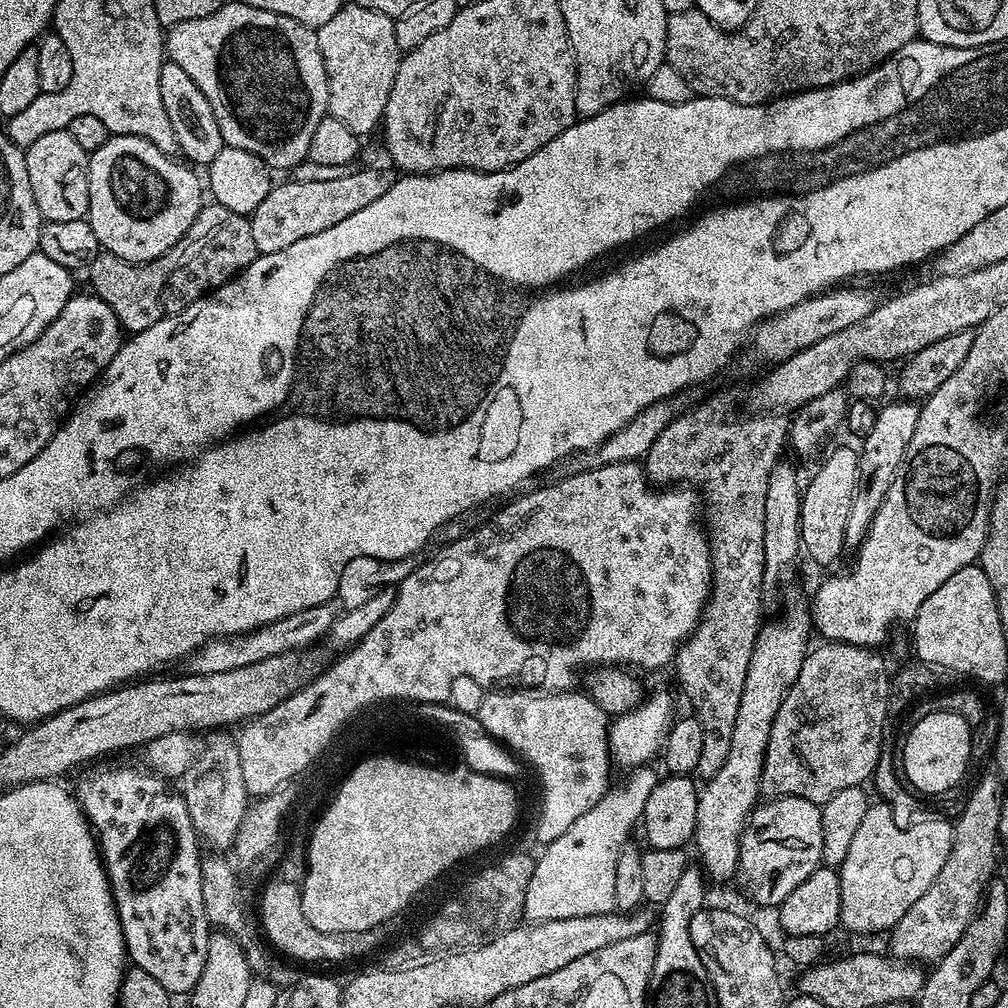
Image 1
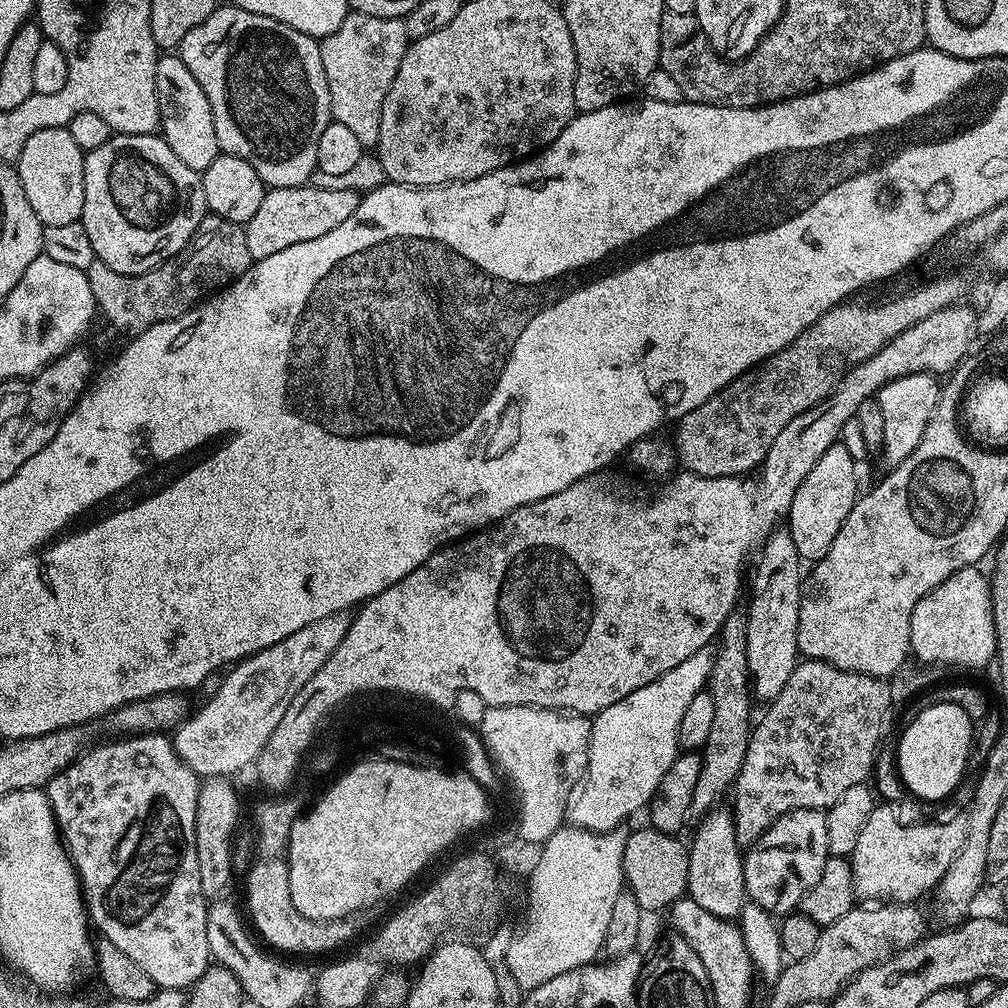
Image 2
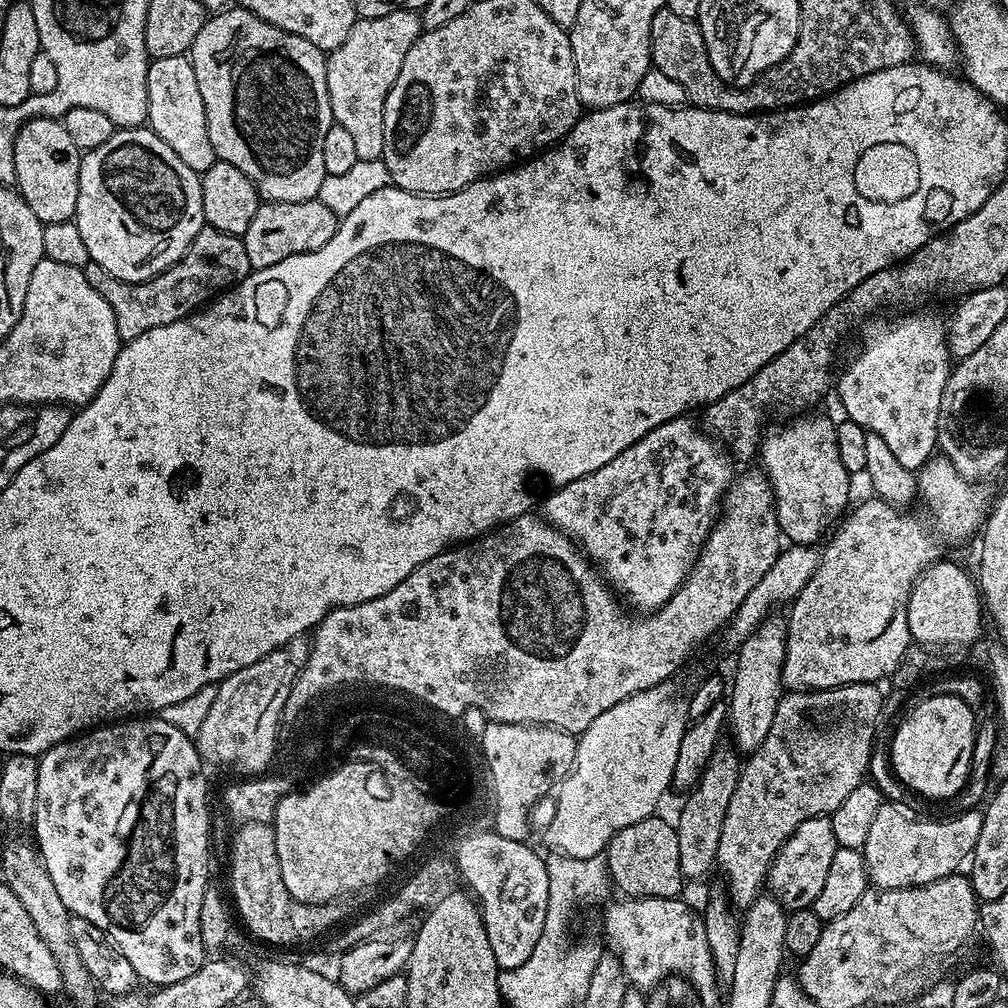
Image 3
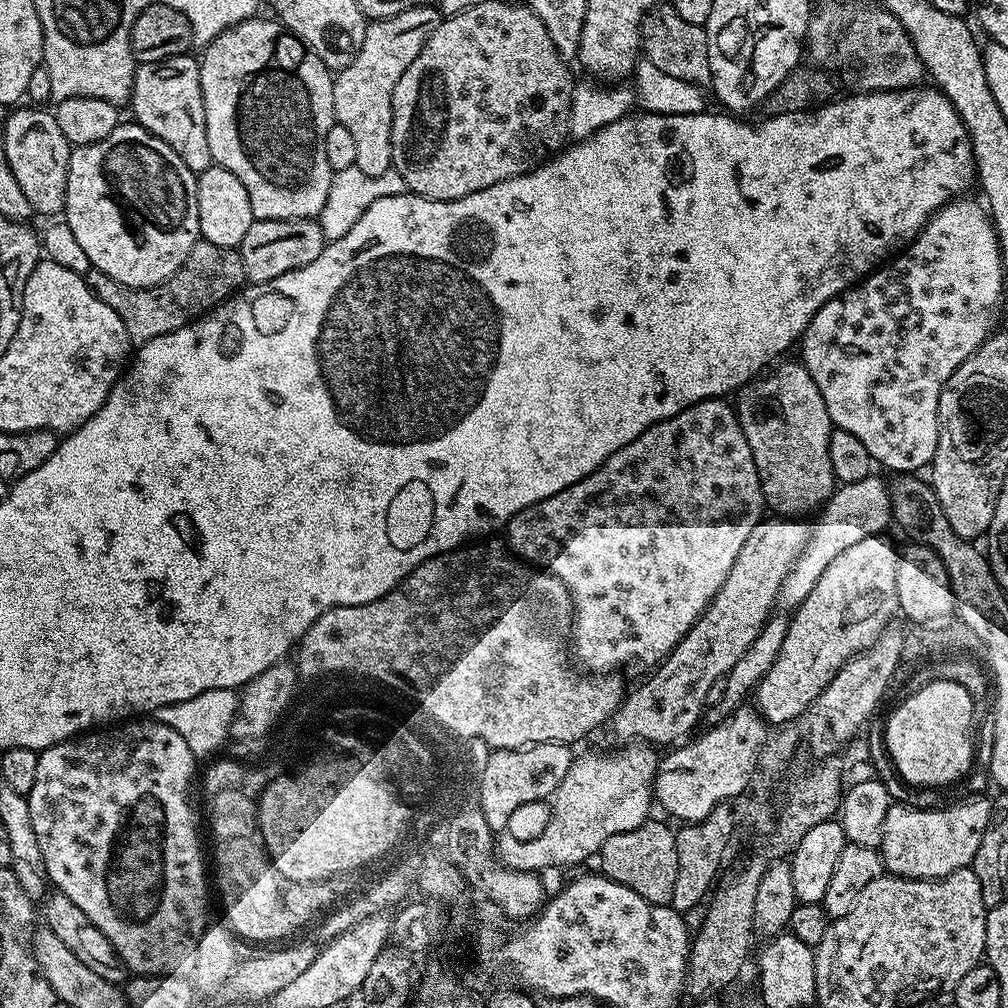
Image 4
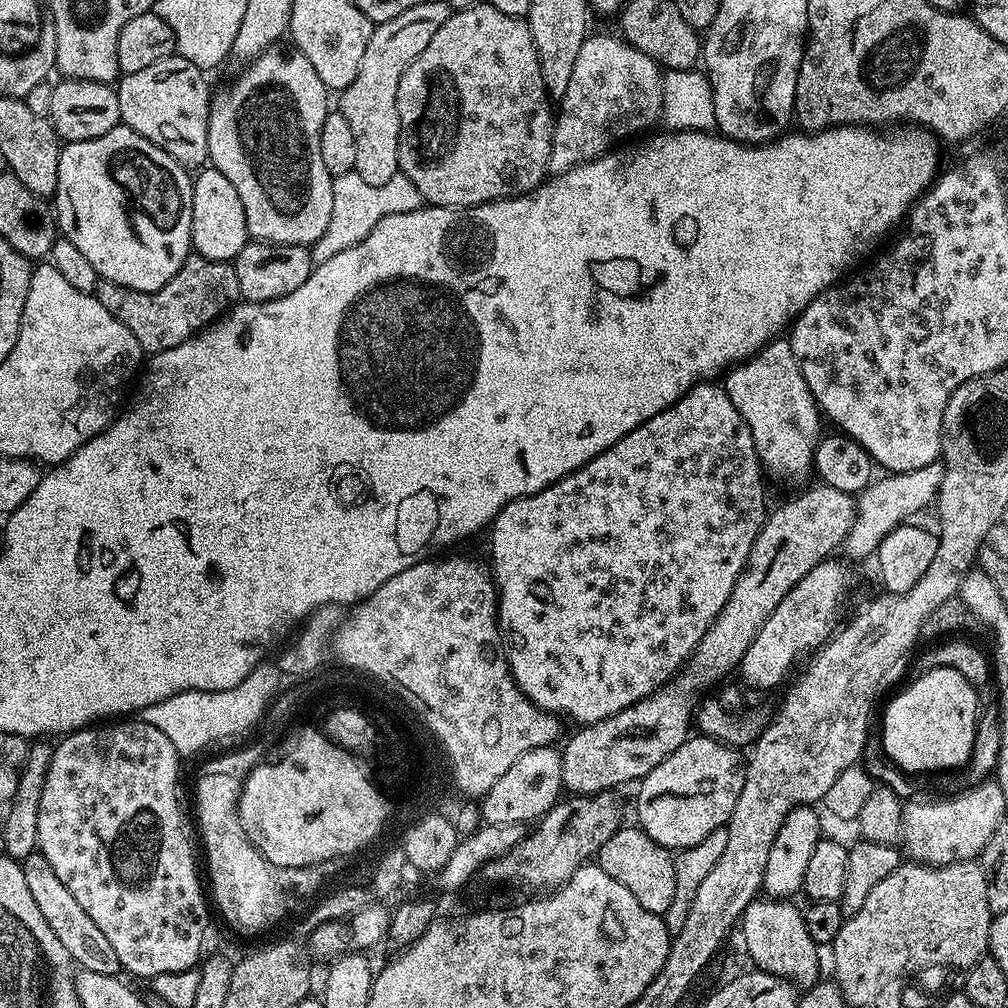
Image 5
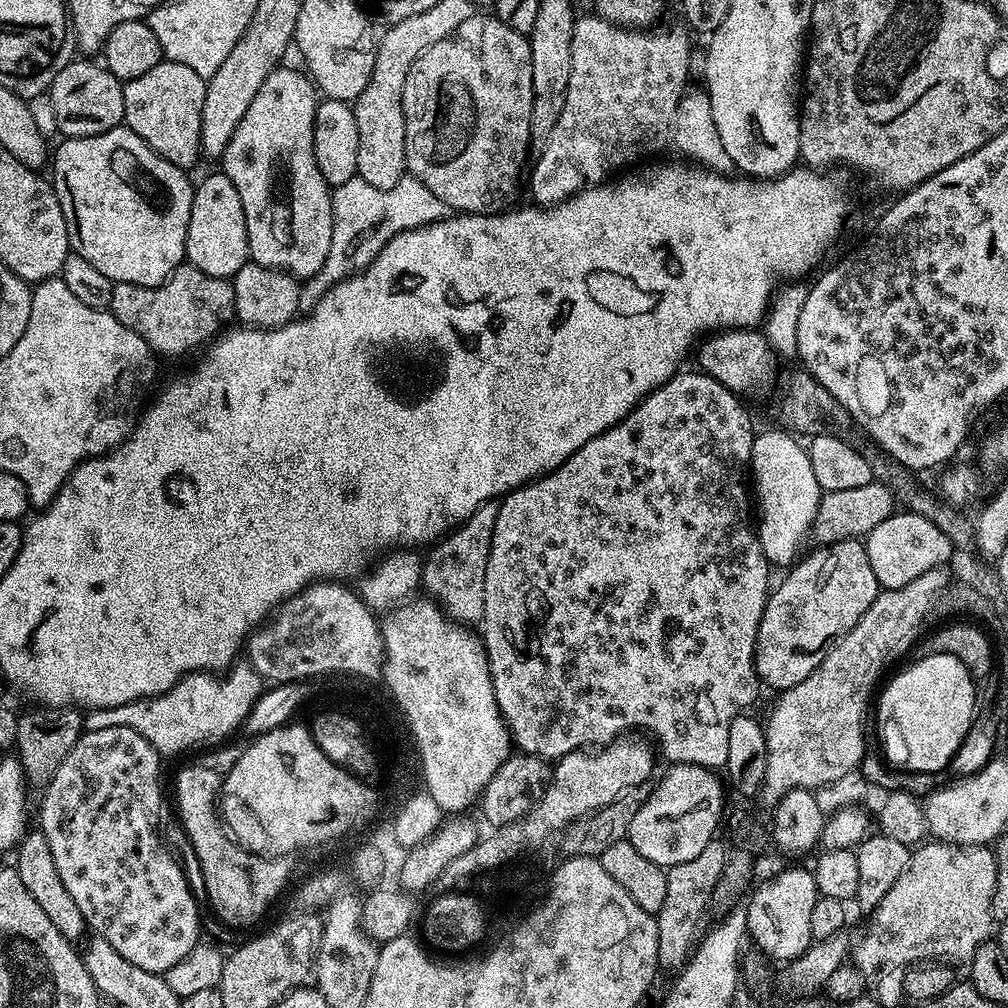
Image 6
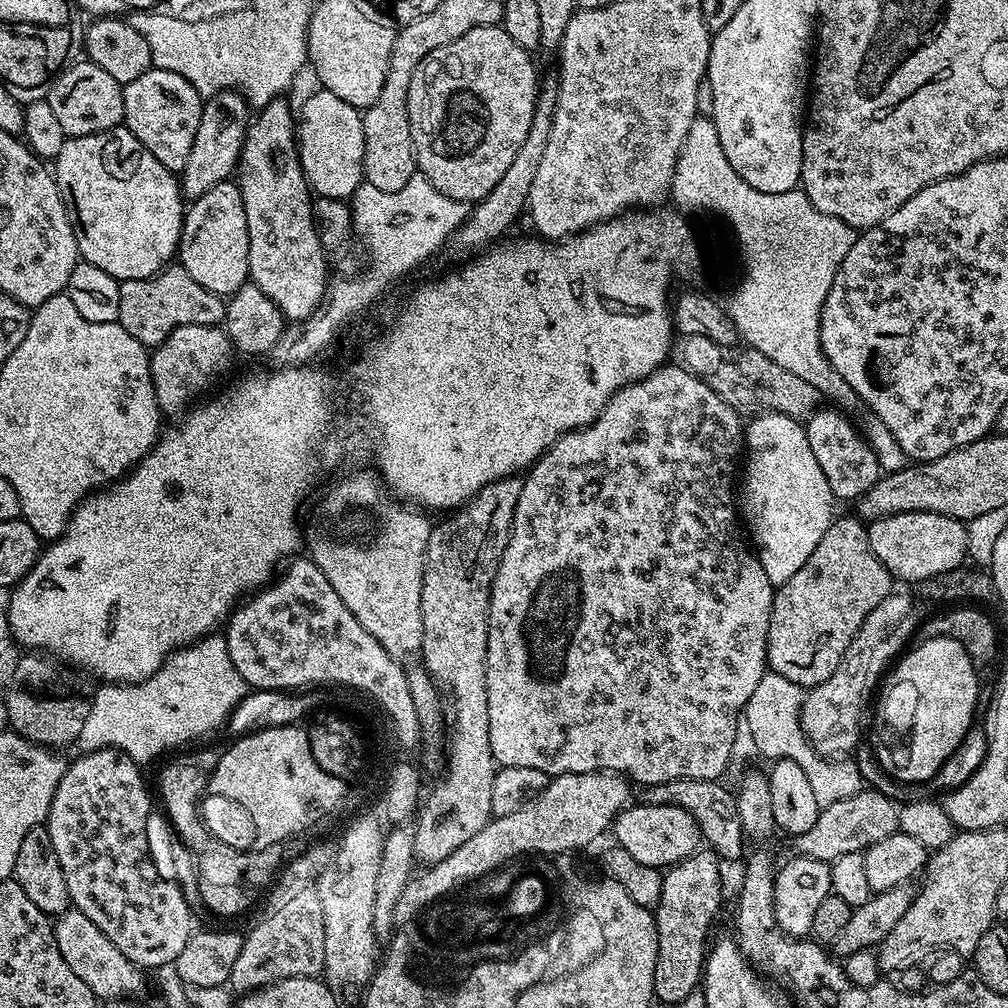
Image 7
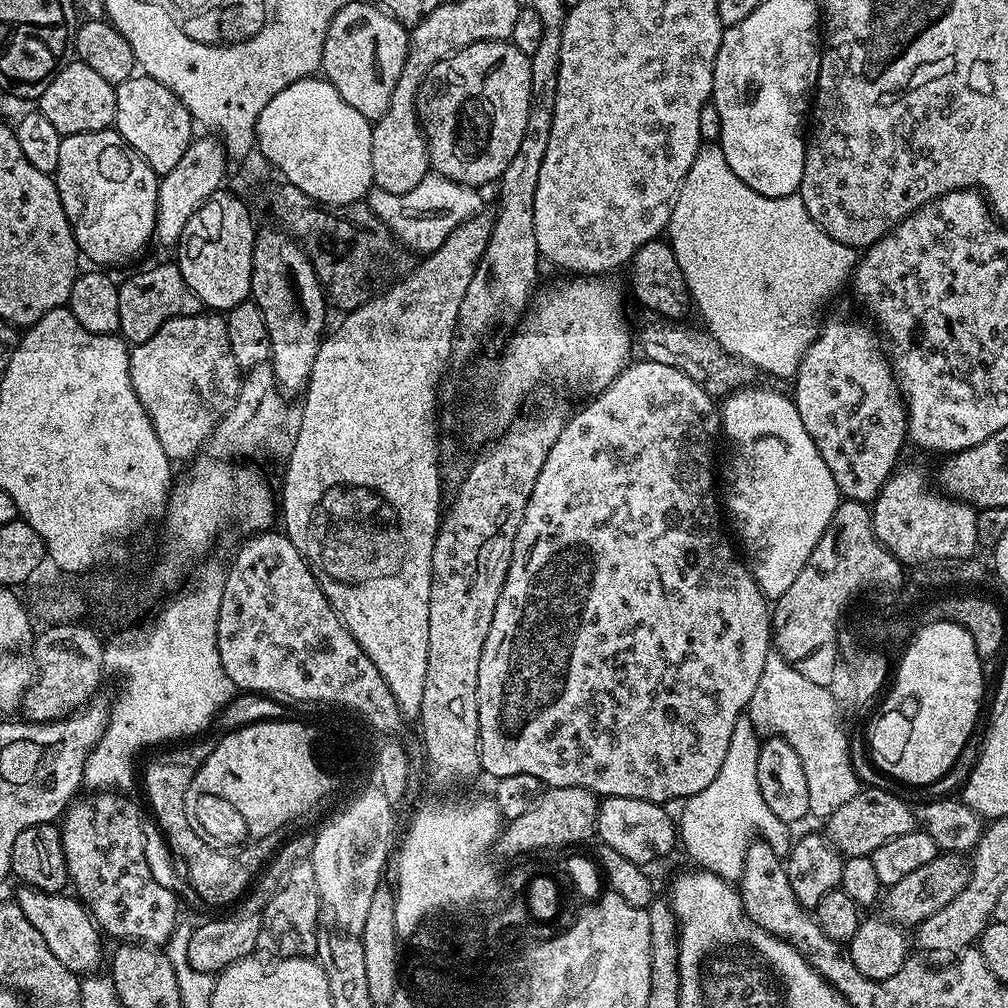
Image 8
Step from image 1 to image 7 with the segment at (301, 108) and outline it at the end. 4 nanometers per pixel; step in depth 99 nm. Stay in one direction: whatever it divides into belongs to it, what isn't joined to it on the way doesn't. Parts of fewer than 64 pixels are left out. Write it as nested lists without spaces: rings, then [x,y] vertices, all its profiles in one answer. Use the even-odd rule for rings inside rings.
[[[284,98],[271,100],[259,109],[257,116],[260,117],[257,120],[255,117],[249,123],[248,133],[244,135],[238,165],[238,183],[242,206],[246,206],[246,226],[250,238],[248,275],[251,283],[257,284],[262,294],[266,294],[266,298],[276,303],[285,321],[303,322],[324,299],[324,290],[330,283],[330,275],[328,276],[328,264],[324,261],[326,251],[313,213],[314,196],[300,165],[298,120],[294,115],[294,108]]]

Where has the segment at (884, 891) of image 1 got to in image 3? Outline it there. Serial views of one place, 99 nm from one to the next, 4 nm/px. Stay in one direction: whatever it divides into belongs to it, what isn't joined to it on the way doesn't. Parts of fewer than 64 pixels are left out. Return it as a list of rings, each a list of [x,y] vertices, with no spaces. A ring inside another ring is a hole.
[[[896,802],[881,803],[878,815],[870,826],[870,834],[866,834],[862,851],[868,879],[876,888],[917,888],[953,875],[959,869],[956,867],[971,857],[978,842],[978,834],[982,834],[983,811],[963,812],[947,818],[948,820],[911,820],[899,807],[901,805]]]

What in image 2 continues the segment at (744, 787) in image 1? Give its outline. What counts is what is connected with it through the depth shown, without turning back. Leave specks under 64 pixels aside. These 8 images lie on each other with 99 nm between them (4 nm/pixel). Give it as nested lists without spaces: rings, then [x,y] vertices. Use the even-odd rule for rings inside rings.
[[[713,810],[703,817],[699,821],[700,829],[690,839],[687,895],[719,920],[735,921],[746,903],[744,852],[736,841],[731,811],[720,811]]]

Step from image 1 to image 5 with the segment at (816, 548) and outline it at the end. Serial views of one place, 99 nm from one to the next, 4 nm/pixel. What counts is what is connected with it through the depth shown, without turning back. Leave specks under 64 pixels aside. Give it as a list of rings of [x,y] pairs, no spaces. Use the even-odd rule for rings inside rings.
[[[777,338],[763,344],[748,360],[733,364],[722,376],[724,392],[734,402],[734,410],[742,414],[746,426],[750,426],[750,434],[754,438],[754,450],[760,459],[760,467],[765,473],[785,472],[792,480],[804,480],[813,471],[812,459],[816,453],[816,445],[822,439],[820,420],[822,413],[816,404],[810,386],[806,386],[806,378],[802,378],[802,370],[798,366],[798,358],[794,358],[791,339]]]

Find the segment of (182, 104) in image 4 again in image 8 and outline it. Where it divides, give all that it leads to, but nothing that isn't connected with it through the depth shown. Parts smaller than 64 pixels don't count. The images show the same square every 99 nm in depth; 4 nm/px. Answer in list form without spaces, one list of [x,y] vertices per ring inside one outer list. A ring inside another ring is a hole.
[[[133,74],[126,82],[115,85],[116,89],[116,123],[115,131],[120,133],[122,139],[139,154],[156,171],[157,176],[165,176],[170,170],[174,170],[174,165],[182,159],[182,154],[194,139],[194,121],[190,110],[182,106],[182,102],[162,82],[154,82],[154,78],[143,74]]]

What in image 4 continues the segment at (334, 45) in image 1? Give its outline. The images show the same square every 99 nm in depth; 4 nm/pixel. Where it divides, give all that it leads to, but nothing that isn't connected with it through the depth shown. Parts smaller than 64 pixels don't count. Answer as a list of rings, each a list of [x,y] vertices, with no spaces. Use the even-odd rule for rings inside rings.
[[[421,2],[393,16],[373,19],[365,27],[362,46],[354,62],[335,73],[332,81],[335,123],[346,126],[346,130],[350,130],[354,137],[354,162],[362,174],[377,176],[386,174],[392,168],[390,130],[394,86],[398,86],[398,78],[406,74],[410,62],[418,58],[422,46],[426,46],[430,34],[434,34],[441,19],[439,7],[432,5],[431,8],[428,2]]]

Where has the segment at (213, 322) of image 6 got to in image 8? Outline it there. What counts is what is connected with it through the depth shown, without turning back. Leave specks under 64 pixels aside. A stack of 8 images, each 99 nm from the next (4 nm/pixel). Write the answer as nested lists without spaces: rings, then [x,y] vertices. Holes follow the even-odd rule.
[[[174,262],[156,264],[145,272],[136,272],[129,280],[120,280],[118,284],[118,322],[119,335],[129,345],[146,342],[170,318],[196,316],[202,311],[198,294],[186,286],[182,270]]]

